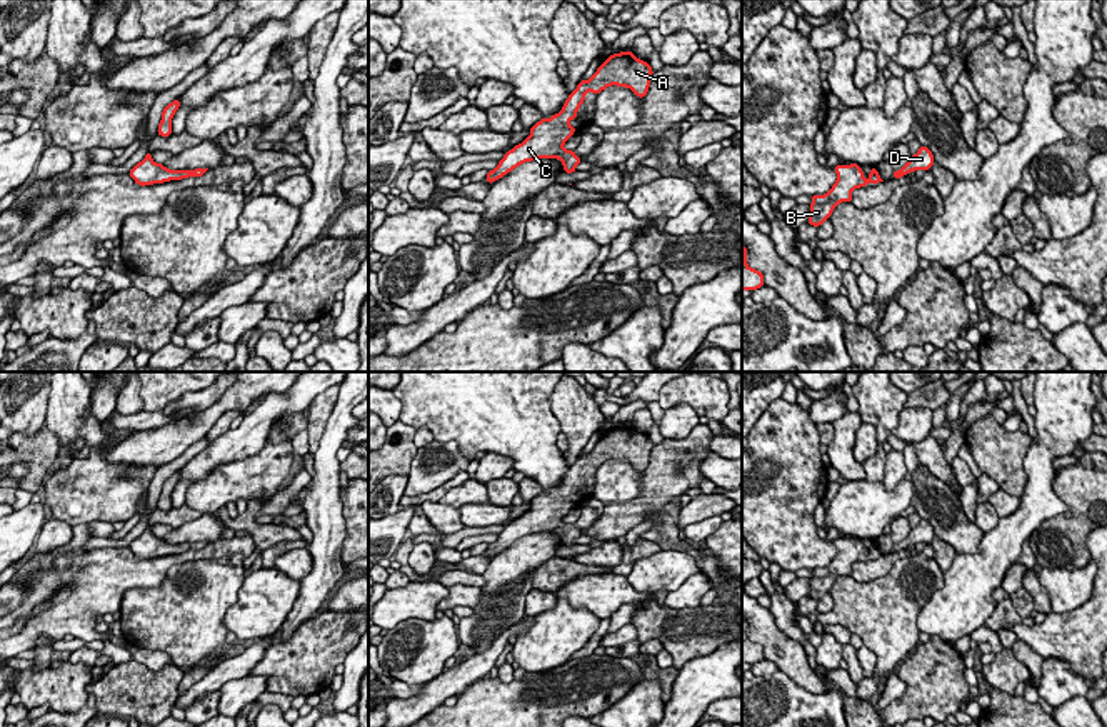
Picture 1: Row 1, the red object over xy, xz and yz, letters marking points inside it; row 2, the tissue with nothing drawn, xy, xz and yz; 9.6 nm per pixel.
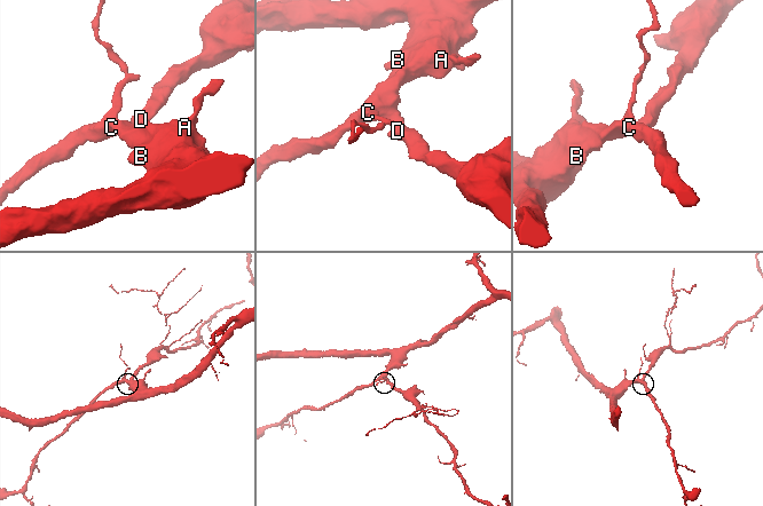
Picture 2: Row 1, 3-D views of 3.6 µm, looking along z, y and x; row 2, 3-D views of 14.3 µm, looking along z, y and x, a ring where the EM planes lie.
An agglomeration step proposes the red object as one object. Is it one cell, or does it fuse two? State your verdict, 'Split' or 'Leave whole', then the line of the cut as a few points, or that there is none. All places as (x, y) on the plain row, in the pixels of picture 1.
Leave whole. No split

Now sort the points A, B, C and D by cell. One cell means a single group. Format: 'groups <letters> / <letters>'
groups A B C D

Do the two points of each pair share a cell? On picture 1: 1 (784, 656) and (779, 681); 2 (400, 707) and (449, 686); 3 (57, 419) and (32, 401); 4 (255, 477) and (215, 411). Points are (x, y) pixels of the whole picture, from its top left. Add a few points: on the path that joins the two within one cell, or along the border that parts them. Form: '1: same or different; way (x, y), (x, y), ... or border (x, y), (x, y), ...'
1: different; border (779, 669), (814, 694)
2: same; way (412, 707), (437, 691)
3: different; border (50, 389), (44, 426)
4: different; border (265, 442), (257, 452), (222, 462), (209, 474)

